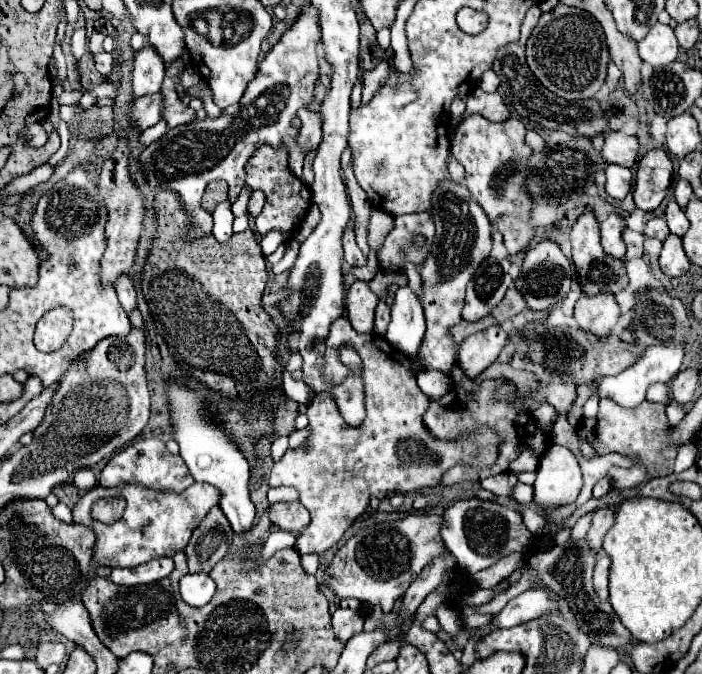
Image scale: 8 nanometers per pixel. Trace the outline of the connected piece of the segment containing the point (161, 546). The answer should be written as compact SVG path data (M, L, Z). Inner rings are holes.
M193 483L181 495L171 491L147 491L140 485L126 485L118 488L93 487L73 507L73 523L93 527L97 541L93 547L93 563L97 567L135 567L155 557L173 557L185 549L193 529L203 521L211 507L219 503L219 491L207 483ZM123 497L127 501L125 513L113 525L105 525L91 519L91 505L99 498Z

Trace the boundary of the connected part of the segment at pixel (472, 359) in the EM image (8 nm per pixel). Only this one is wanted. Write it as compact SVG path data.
M499 325L467 337L459 347L459 367L467 377L475 379L491 363L497 361L501 349L505 347L505 341L507 333Z

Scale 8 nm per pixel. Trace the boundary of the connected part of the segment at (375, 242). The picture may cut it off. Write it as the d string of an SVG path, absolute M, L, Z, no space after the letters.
M373 207L371 215L369 215L369 225L367 225L367 245L379 253L391 227L395 227L395 217L387 215L387 211L383 211L383 209Z

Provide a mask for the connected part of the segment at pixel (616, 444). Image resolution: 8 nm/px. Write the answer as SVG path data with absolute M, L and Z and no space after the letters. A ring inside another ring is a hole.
M601 399L597 417L583 419L581 425L577 427L577 435L591 443L591 447L595 449L595 455L607 455L607 453L633 455L637 457L637 465L643 465L647 469L649 477L665 477L673 473L677 445L667 441L669 431L671 431L671 425L667 421L663 403L643 401L635 409L625 409L613 403L611 399ZM591 423L595 425L591 427Z

